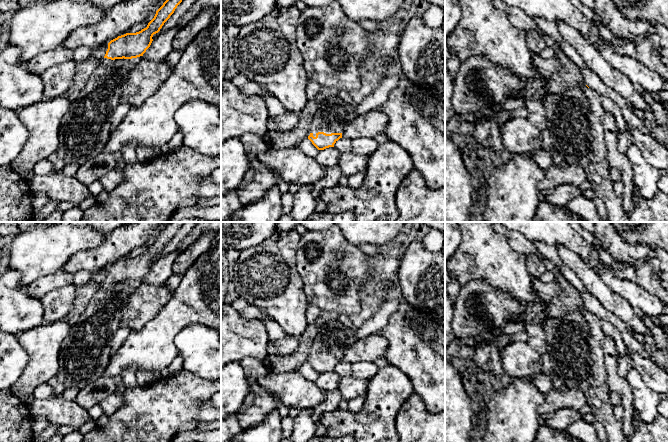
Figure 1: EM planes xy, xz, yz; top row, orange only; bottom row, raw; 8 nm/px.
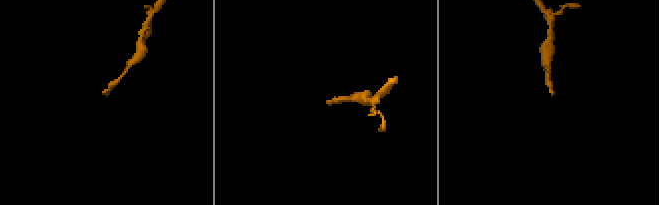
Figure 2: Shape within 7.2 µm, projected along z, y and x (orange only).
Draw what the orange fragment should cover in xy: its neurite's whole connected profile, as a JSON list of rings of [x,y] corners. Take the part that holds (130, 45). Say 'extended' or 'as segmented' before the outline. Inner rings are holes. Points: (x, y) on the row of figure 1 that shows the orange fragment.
extended | [[[166,0],[146,28],[118,36],[108,43],[101,63],[61,119],[56,154],[65,164],[80,166],[104,152],[124,80],[142,60],[153,35],[160,31],[181,2]]]

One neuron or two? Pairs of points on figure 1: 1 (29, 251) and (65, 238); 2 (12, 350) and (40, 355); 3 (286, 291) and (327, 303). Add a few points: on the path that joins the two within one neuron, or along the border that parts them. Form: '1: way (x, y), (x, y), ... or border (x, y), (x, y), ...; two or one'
1: way (38, 251), (46, 250), (56, 244); one
2: border (16, 336), (28, 355), (28, 363), (21, 375); two
3: border (300, 274), (303, 280), (304, 293), (309, 302); two

